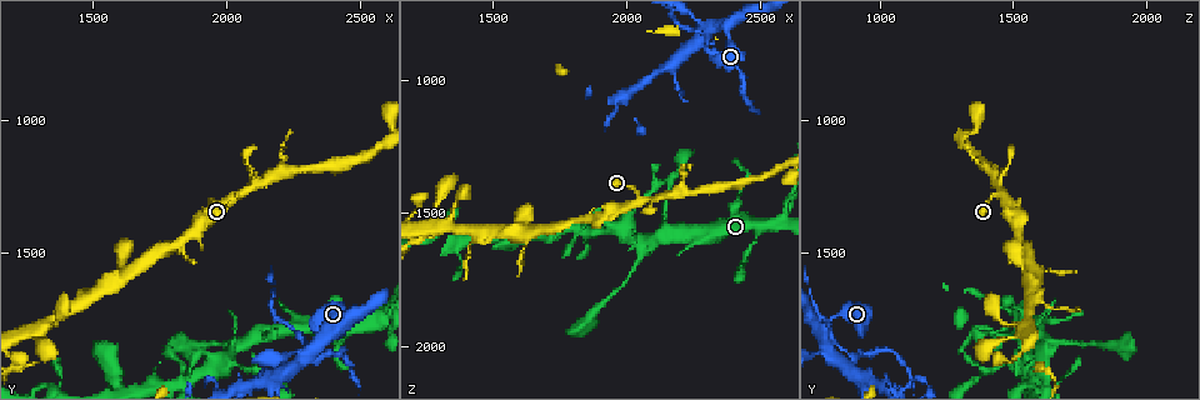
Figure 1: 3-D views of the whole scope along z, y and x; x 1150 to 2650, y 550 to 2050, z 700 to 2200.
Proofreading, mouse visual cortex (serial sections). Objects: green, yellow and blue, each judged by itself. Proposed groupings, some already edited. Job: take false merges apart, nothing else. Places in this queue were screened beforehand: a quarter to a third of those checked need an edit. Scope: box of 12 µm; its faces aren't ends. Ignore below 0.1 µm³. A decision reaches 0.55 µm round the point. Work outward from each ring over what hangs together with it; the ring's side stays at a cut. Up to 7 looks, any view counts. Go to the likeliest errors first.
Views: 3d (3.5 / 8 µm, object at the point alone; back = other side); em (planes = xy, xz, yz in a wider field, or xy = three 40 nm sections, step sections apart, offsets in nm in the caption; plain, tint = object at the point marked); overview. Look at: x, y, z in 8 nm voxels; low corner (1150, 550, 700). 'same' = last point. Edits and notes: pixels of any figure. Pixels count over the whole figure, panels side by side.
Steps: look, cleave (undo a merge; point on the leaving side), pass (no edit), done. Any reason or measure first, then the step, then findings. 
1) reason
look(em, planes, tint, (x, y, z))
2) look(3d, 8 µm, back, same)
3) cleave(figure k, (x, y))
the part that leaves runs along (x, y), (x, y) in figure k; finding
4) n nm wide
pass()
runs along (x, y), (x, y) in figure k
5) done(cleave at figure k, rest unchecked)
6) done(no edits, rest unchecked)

three-way junction
look(3d, 3.5 µm, (2270, 1920, 860))

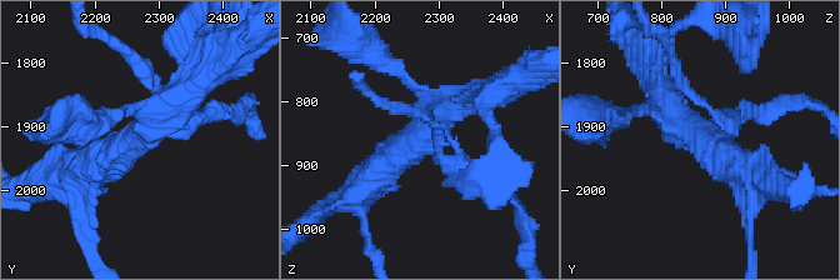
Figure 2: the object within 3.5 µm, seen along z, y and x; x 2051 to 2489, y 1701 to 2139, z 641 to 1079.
shape alone is not enough
look(em, xy, step 5, tint, (2265, 1905, 860))

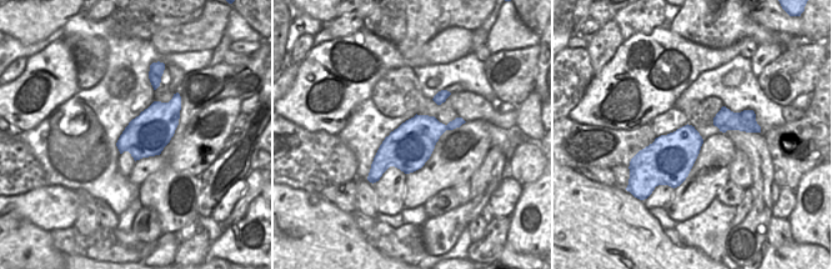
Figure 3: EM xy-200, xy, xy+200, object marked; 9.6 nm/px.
look(em, xy, step 1, tint, same)

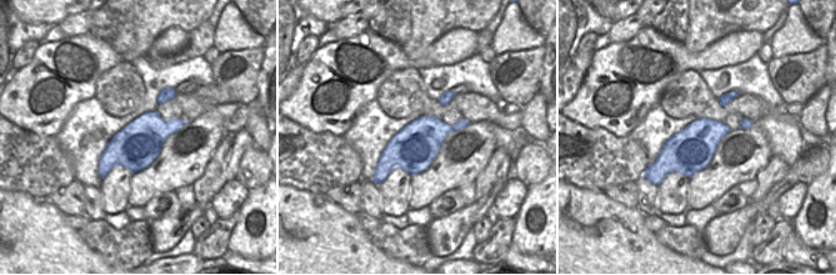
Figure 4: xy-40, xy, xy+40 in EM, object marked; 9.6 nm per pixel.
cleave(figure 2, (129, 54))
the part that leaves runs along (720, 125), (788, 105) in figure 2; two cells meet here

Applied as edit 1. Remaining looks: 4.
three arms meet
look(3d, 3.5 µm, (2050, 1840, 1600))

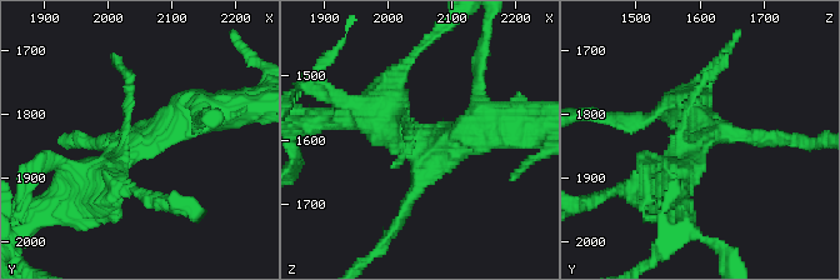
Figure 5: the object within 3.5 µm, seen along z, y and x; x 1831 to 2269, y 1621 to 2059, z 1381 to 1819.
look(em, xy, step 5, tint, (2055, 1835, 1605))

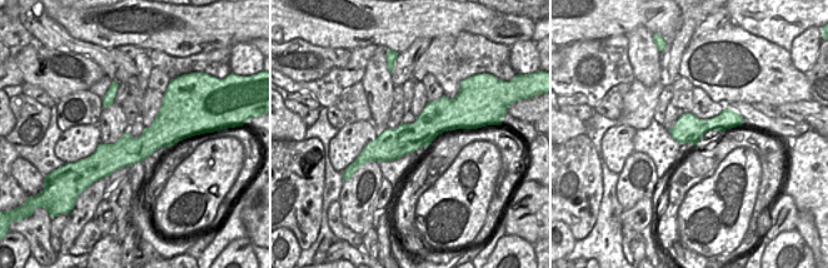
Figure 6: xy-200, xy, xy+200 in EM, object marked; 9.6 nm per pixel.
pass()
runs along (463, 123), (430, 123), (362, 158) in figure 6; all the same cell

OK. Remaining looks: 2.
thin neck
look(3d, 3.5 µm, (1610, 1600, 1580))

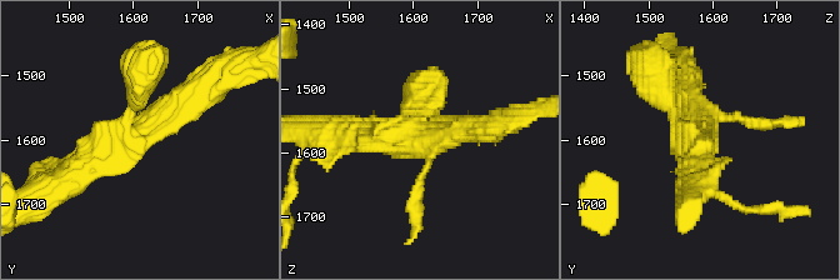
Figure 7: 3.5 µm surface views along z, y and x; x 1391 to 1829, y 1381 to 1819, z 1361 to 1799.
shape alone is not enough
look(em, xy, step 3, tint, (1595, 1600, 1575))

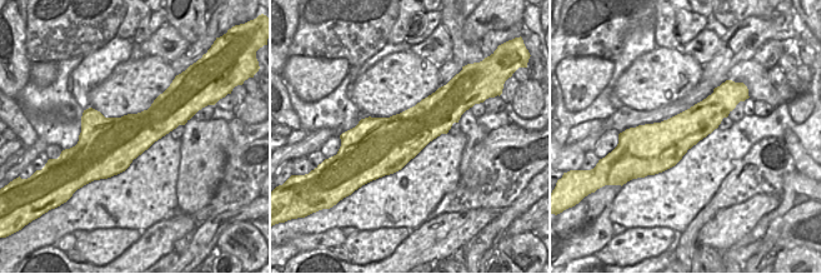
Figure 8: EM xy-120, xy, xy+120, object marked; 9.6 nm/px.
pass()
runs along (200, 88), (63, 184) in figure 7; continuous, no second cell

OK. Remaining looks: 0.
done(cleave at figure 2, rest unchecked)

